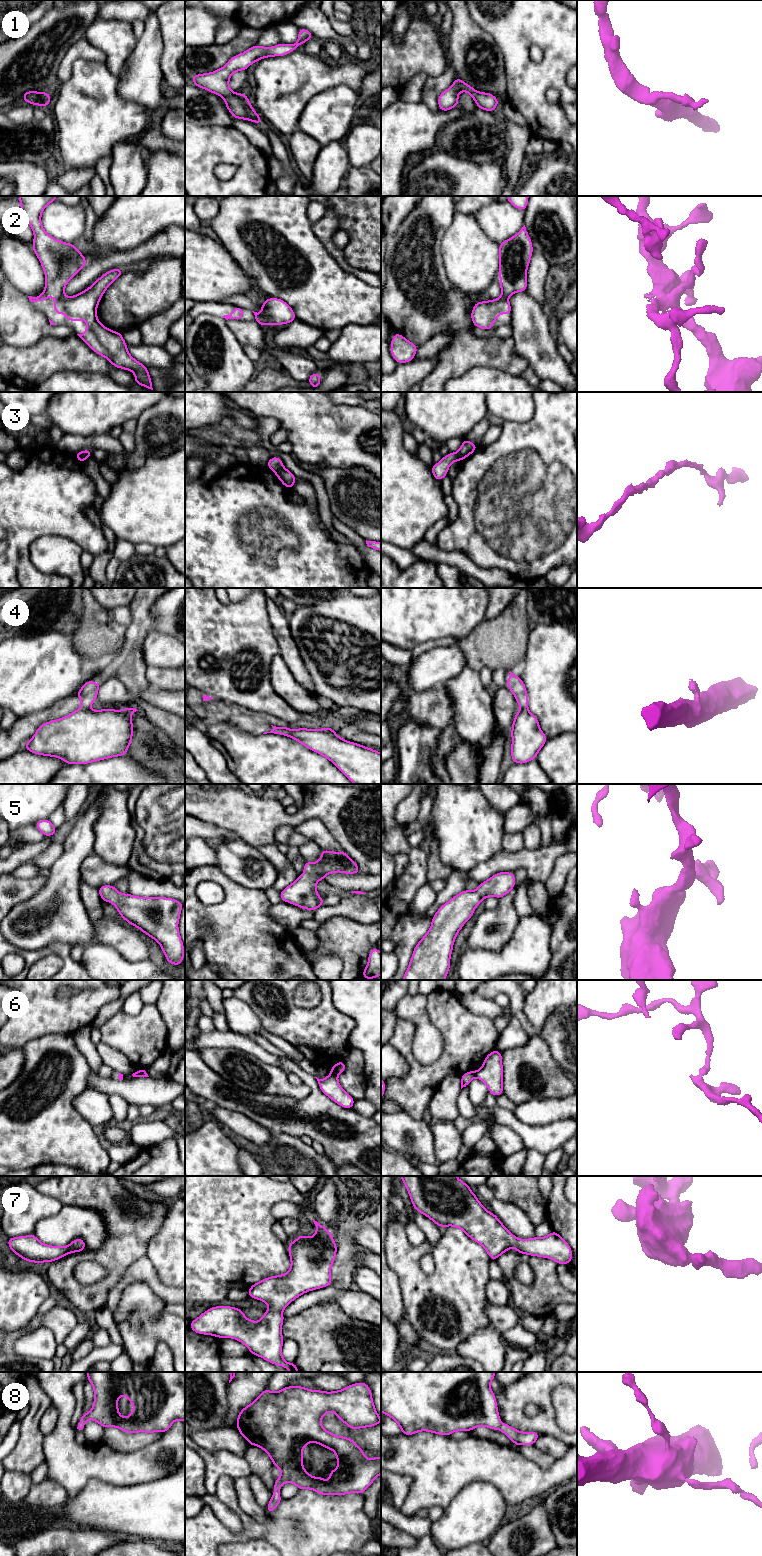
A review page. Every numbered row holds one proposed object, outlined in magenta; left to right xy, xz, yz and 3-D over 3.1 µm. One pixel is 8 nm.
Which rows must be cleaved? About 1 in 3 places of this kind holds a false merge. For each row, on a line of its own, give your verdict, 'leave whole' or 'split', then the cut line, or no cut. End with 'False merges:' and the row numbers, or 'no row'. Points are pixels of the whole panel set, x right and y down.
1: leave whole | no cut
2: leave whole | no cut
3: split | xz (283, 467), (275, 472)
4: split | xy (79, 708), (89, 709)
5: leave whole | no cut
6: split | xz (332, 1072), (336, 1075)
7: leave whole | no cut
8: leave whole | no cut
False merges: 3, 4, 6

